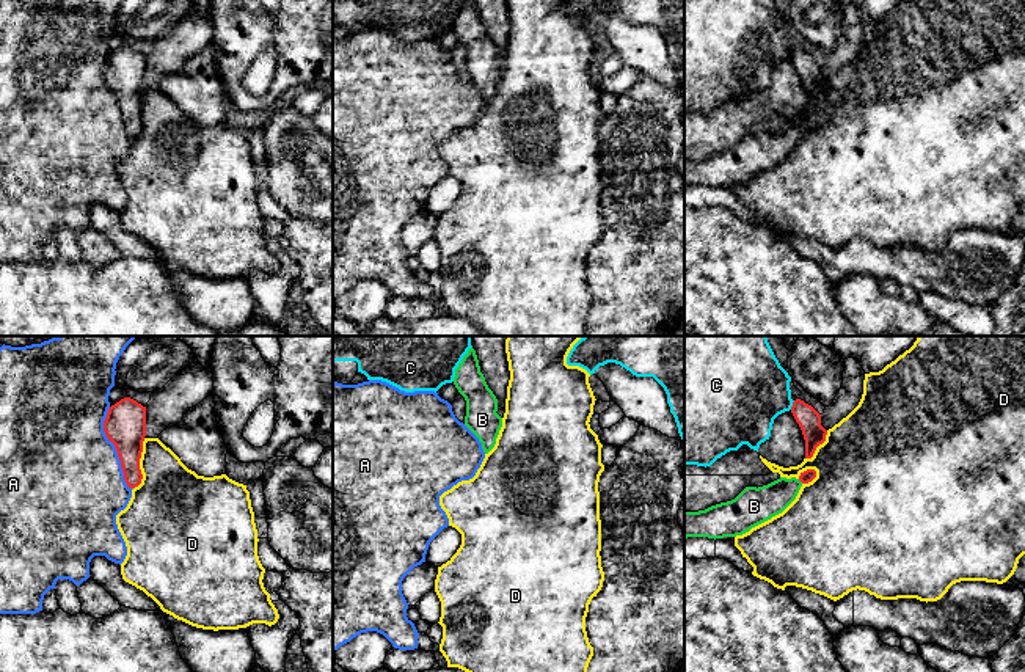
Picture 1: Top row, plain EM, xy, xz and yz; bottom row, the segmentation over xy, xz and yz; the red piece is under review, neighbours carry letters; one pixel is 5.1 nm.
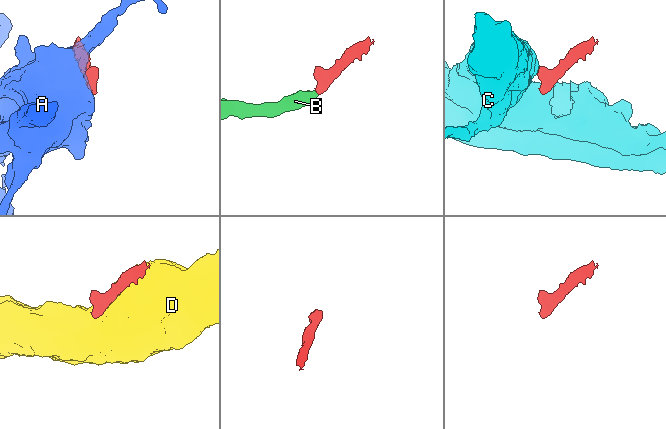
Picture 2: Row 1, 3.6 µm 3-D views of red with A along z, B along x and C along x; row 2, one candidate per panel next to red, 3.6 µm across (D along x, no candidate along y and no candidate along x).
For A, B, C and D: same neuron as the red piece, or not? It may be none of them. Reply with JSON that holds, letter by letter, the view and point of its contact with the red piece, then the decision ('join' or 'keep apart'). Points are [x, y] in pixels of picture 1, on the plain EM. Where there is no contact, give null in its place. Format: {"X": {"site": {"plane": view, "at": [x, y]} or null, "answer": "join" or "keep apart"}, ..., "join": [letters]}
{"A": {"site": {"plane": "xy", "at": [115, 94]}, "answer": "keep apart"}, "B": {"site": {"plane": "yz", "at": [801, 129]}, "answer": "join"}, "C": {"site": {"plane": "yz", "at": [793, 54]}, "answer": "keep apart"}, "D": {"site": {"plane": "xy", "at": [138, 112]}, "answer": "keep apart"}, "join": ["B"]}

